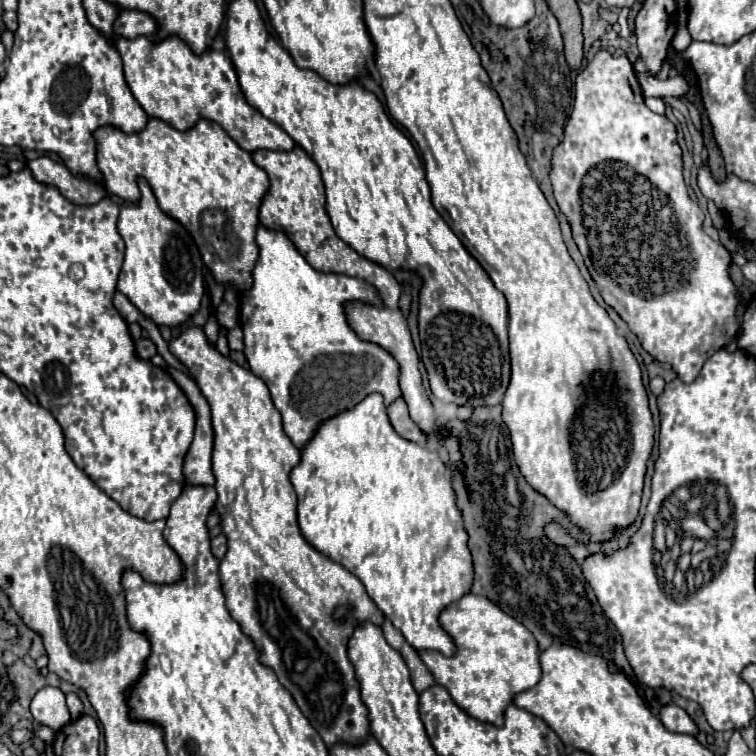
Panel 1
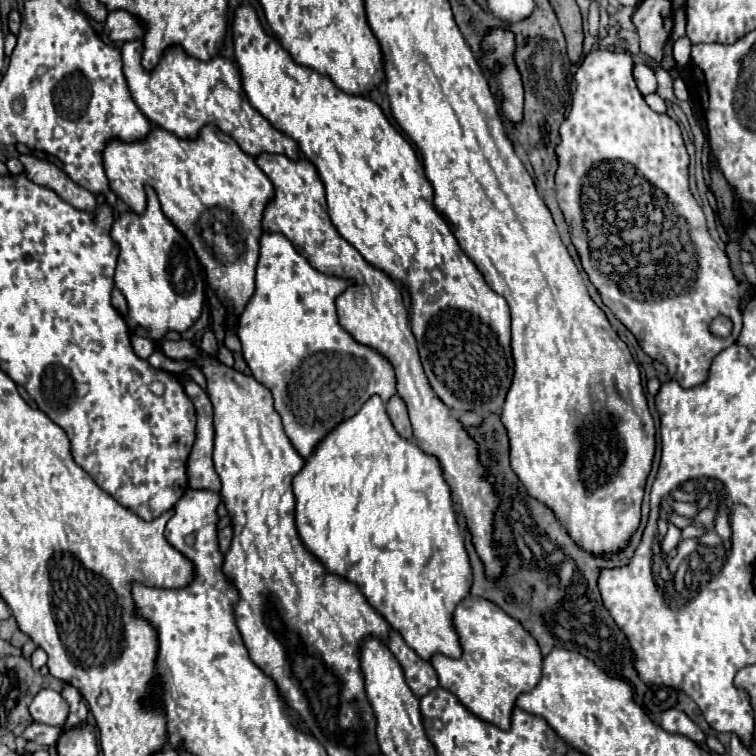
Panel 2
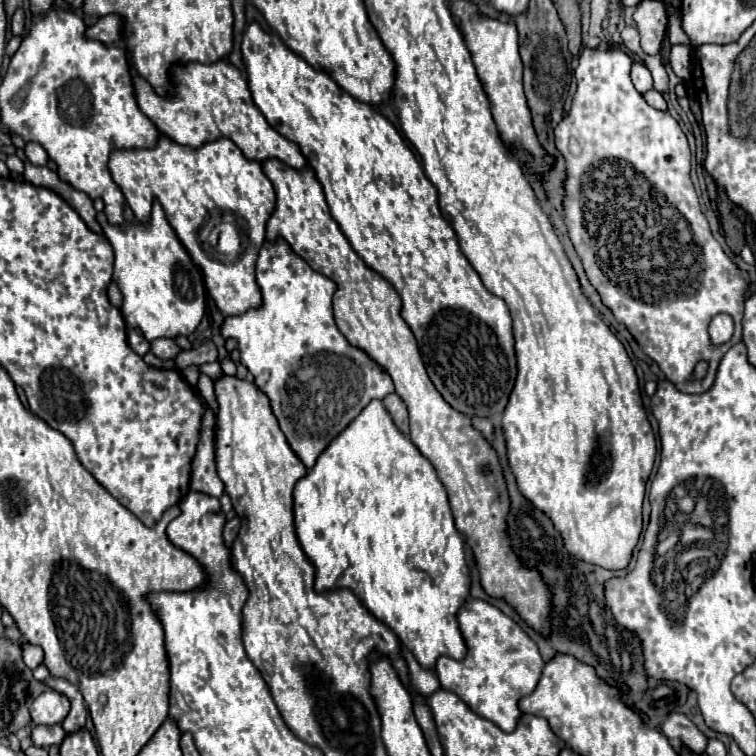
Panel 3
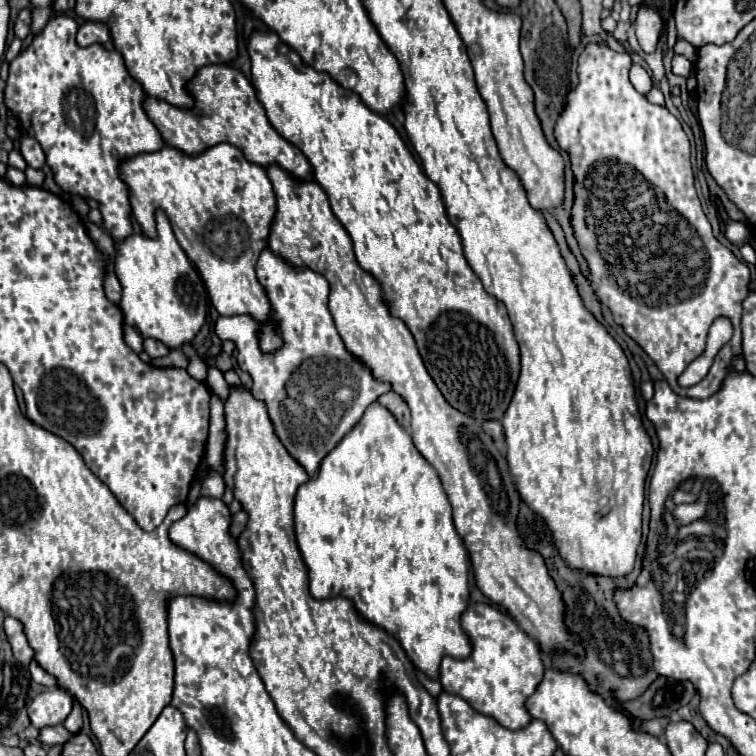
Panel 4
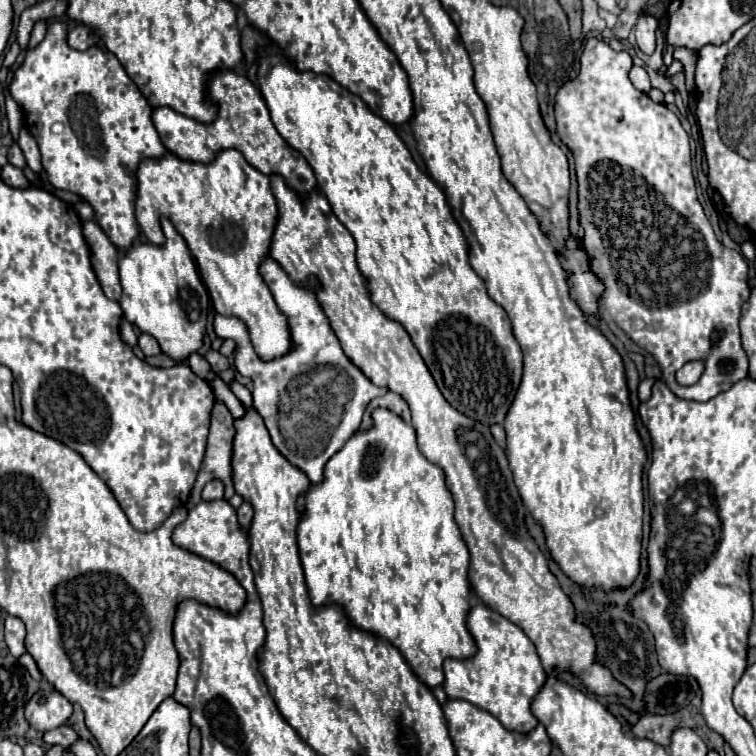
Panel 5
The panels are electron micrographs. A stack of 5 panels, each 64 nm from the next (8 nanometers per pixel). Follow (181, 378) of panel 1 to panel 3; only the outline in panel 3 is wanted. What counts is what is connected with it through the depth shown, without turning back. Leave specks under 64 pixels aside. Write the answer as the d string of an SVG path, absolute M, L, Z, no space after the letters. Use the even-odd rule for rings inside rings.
M206 404L204 416L202 416L202 432L200 442L196 448L196 454L192 458L192 470L190 470L190 490L204 492L210 496L220 498L224 492L224 484L216 472L214 464L214 412Z

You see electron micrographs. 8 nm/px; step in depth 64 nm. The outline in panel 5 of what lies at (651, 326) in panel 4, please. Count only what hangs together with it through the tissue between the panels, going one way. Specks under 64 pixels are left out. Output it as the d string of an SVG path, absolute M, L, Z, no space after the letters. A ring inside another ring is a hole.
M590 38L584 46L584 52L580 56L580 74L576 80L566 82L562 86L562 92L558 92L556 96L556 132L560 136L560 140L568 146L568 150L574 156L574 166L576 166L576 176L578 176L578 222L582 226L582 244L586 254L590 256L590 264L592 264L592 272L602 280L604 284L604 292L602 292L602 306L606 306L606 310L610 312L612 320L640 346L646 348L648 354L654 356L654 360L658 362L662 376L666 380L666 384L670 384L670 390L686 400L710 400L714 398L718 392L724 392L726 388L730 388L730 384L734 384L734 380L742 380L742 376L748 376L748 358L740 346L740 328L738 328L738 320L740 320L740 308L744 304L744 300L750 296L750 288L748 288L748 264L746 258L742 254L738 254L736 250L730 250L726 246L722 246L716 240L716 234L698 202L696 196L696 186L694 186L694 176L692 176L692 164L690 164L690 142L688 142L688 134L684 132L680 120L676 118L674 112L670 112L664 104L656 104L652 102L644 92L636 90L628 78L628 72L632 68L632 58L628 52L614 52L604 40L598 38ZM632 320L644 320L646 326L654 326L654 330L642 328L642 330L632 330ZM722 328L726 332L726 336L712 346L710 342L710 334L712 330ZM690 360L706 360L706 370L702 374L702 378L698 380L698 384L694 386L680 386L676 382L676 372Z

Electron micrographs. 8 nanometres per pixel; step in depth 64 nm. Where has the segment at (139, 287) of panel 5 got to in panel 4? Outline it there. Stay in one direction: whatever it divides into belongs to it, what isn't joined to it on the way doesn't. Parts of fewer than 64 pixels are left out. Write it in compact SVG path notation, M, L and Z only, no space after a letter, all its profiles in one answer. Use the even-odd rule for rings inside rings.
M156 210L156 238L138 232L124 240L114 240L114 248L114 274L122 284L120 310L124 322L140 330L144 338L162 340L168 348L190 342L206 320L208 294L194 264L178 244L166 214Z

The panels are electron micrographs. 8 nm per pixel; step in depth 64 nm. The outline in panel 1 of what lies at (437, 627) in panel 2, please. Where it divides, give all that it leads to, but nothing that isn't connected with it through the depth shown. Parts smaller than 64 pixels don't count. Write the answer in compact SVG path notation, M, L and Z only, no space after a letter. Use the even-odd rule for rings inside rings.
M372 392L362 402L358 402L354 408L344 410L344 412L324 420L316 428L314 436L300 450L300 462L290 472L290 480L292 480L296 494L298 494L298 524L300 524L304 538L318 552L322 552L322 554L330 556L334 562L342 564L346 570L350 570L364 584L368 596L392 620L392 624L404 634L404 638L408 640L410 646L414 646L416 650L440 650L444 656L454 656L454 644L450 644L450 636L446 636L446 632L442 632L442 628L438 628L438 612L442 612L442 608L446 608L446 604L452 604L454 600L462 598L470 590L474 572L472 572L472 556L470 556L470 550L468 550L468 532L464 528L462 512L456 504L456 492L454 492L452 482L450 482L450 472L444 466L440 454L398 436L396 430L392 428L390 420L388 420L388 416L386 416L386 406L382 402L382 396Z

